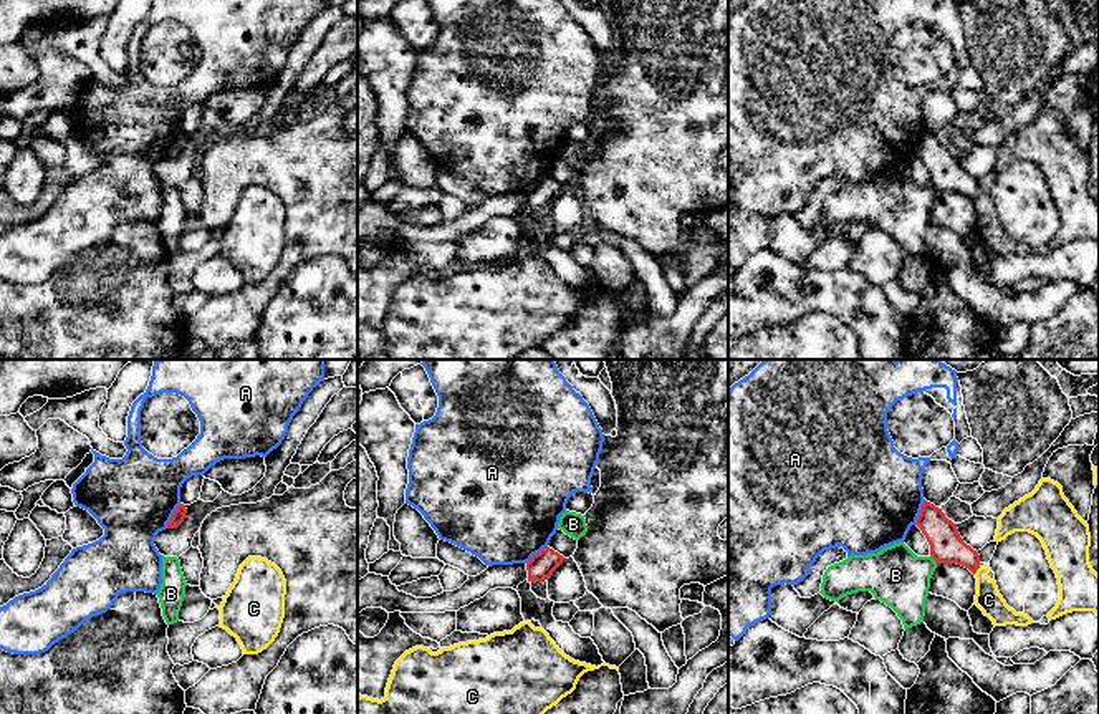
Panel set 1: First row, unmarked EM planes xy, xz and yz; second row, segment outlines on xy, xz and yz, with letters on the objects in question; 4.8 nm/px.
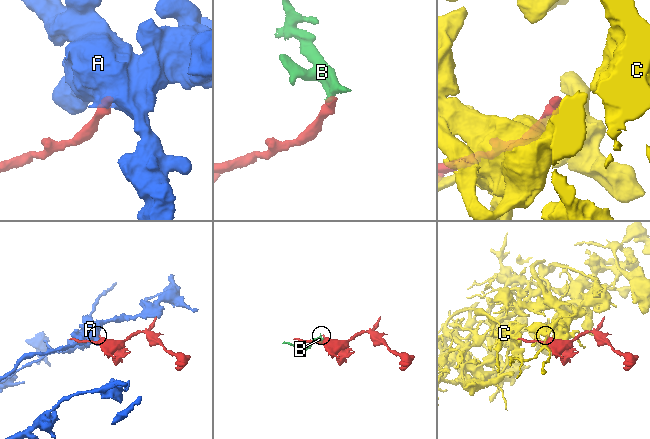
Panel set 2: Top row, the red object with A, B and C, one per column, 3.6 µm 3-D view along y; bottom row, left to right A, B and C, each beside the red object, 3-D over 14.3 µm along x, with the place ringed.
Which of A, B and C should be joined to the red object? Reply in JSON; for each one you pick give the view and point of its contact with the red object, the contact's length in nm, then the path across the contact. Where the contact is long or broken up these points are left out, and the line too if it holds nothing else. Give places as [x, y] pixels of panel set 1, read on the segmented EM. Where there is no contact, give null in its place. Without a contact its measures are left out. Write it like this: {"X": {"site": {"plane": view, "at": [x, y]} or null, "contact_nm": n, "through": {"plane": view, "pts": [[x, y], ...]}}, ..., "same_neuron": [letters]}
{"same_neuron": []}

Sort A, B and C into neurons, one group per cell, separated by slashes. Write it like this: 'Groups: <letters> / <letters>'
Groups: A / B / C

